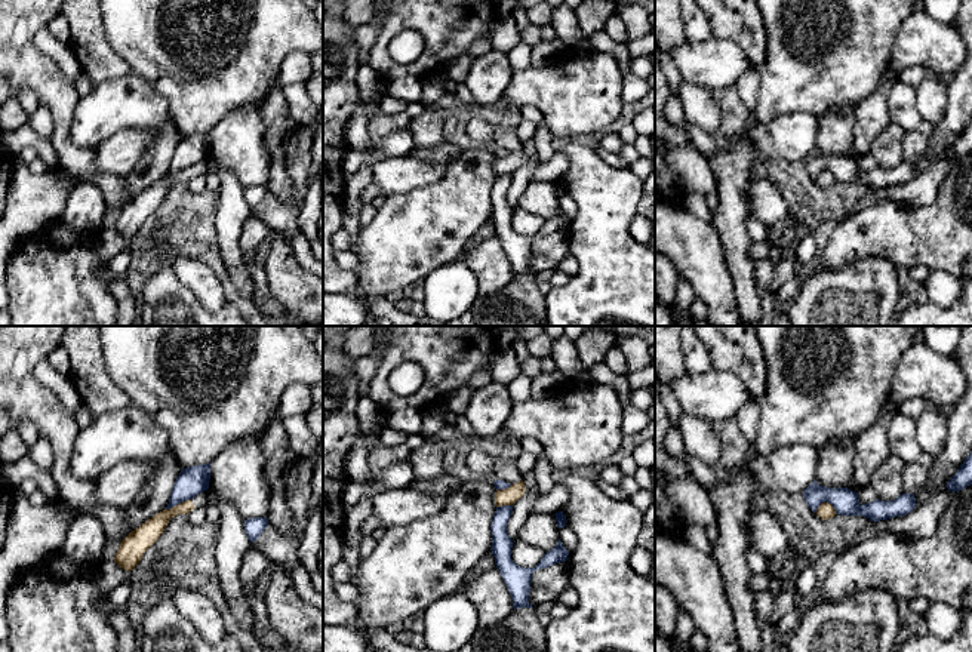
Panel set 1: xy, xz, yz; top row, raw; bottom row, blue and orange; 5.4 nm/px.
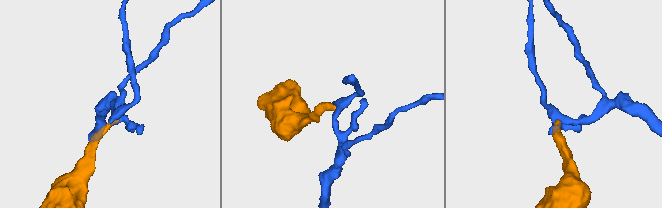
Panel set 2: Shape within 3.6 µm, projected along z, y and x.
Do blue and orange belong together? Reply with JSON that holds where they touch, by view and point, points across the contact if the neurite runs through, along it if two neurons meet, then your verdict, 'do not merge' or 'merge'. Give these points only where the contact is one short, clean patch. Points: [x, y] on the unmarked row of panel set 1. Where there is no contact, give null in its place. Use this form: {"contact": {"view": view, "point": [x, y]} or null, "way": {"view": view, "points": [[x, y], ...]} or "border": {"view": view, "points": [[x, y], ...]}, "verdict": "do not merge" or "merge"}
{"contact": {"view": "yz", "point": [824, 169]}, "border": {"view": "yz", "points": [[836, 178], [830, 172], [823, 171], [815, 180]]}, "verdict": "do not merge"}

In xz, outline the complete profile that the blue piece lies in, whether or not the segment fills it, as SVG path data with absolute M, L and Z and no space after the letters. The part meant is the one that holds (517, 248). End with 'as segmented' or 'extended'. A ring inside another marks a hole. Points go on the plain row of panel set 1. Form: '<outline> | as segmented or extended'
M513 173L496 175L490 191L492 202L492 222L495 233L511 262L513 276L533 276L529 268L530 247L536 237L545 237L551 233L566 230L569 219L563 215L562 209L547 219L535 236L522 236L511 228L513 207L507 202L507 191L510 188Z | as segmented

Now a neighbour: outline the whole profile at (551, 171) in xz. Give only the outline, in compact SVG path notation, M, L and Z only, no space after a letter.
M557 151L548 162L536 162L530 175L530 182L535 181L556 182L563 178L567 169L569 169L567 156L563 151Z

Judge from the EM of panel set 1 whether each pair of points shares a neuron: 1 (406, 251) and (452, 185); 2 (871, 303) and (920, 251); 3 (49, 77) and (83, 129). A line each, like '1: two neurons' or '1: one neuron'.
1: one neuron
2: two neurons
3: two neurons

